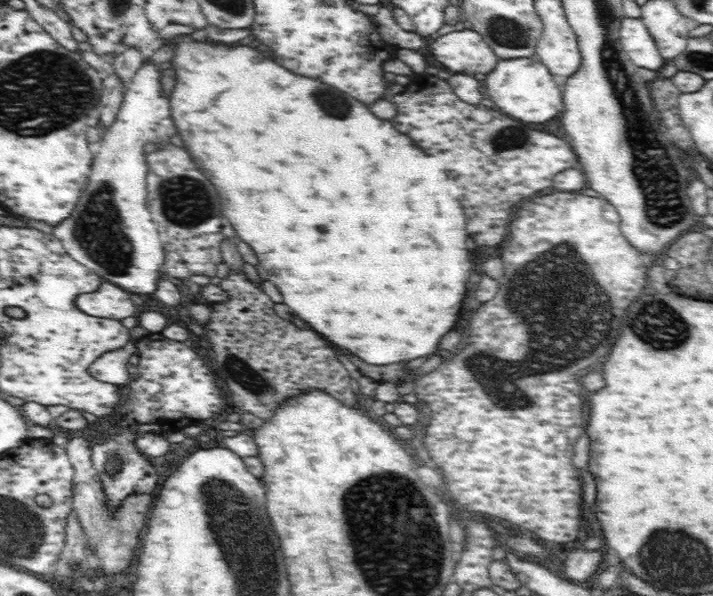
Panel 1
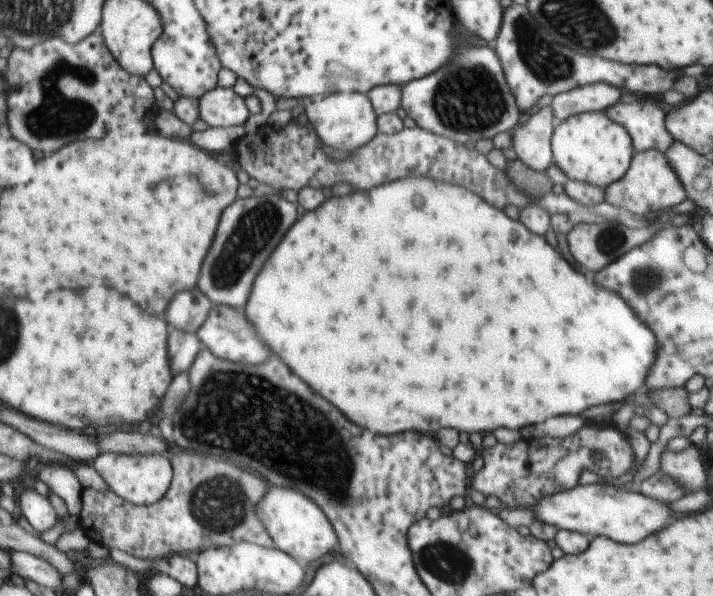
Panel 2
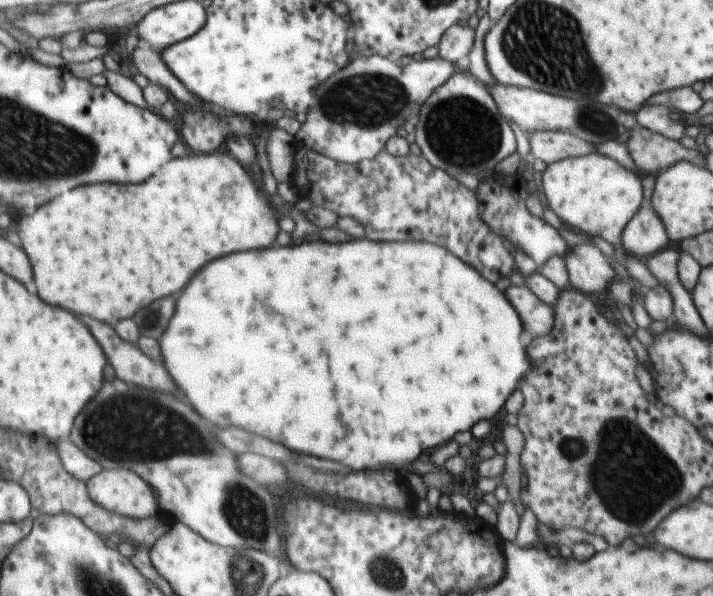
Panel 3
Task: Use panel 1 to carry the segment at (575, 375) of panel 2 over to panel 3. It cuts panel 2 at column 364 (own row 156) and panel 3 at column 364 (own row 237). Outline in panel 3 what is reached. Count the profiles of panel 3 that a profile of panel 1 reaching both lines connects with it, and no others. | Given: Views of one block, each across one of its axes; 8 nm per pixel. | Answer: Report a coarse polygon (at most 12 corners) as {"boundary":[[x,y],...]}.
{"boundary":[[440,244],[210,262],[159,344],[216,426],[410,468],[533,358]]}

